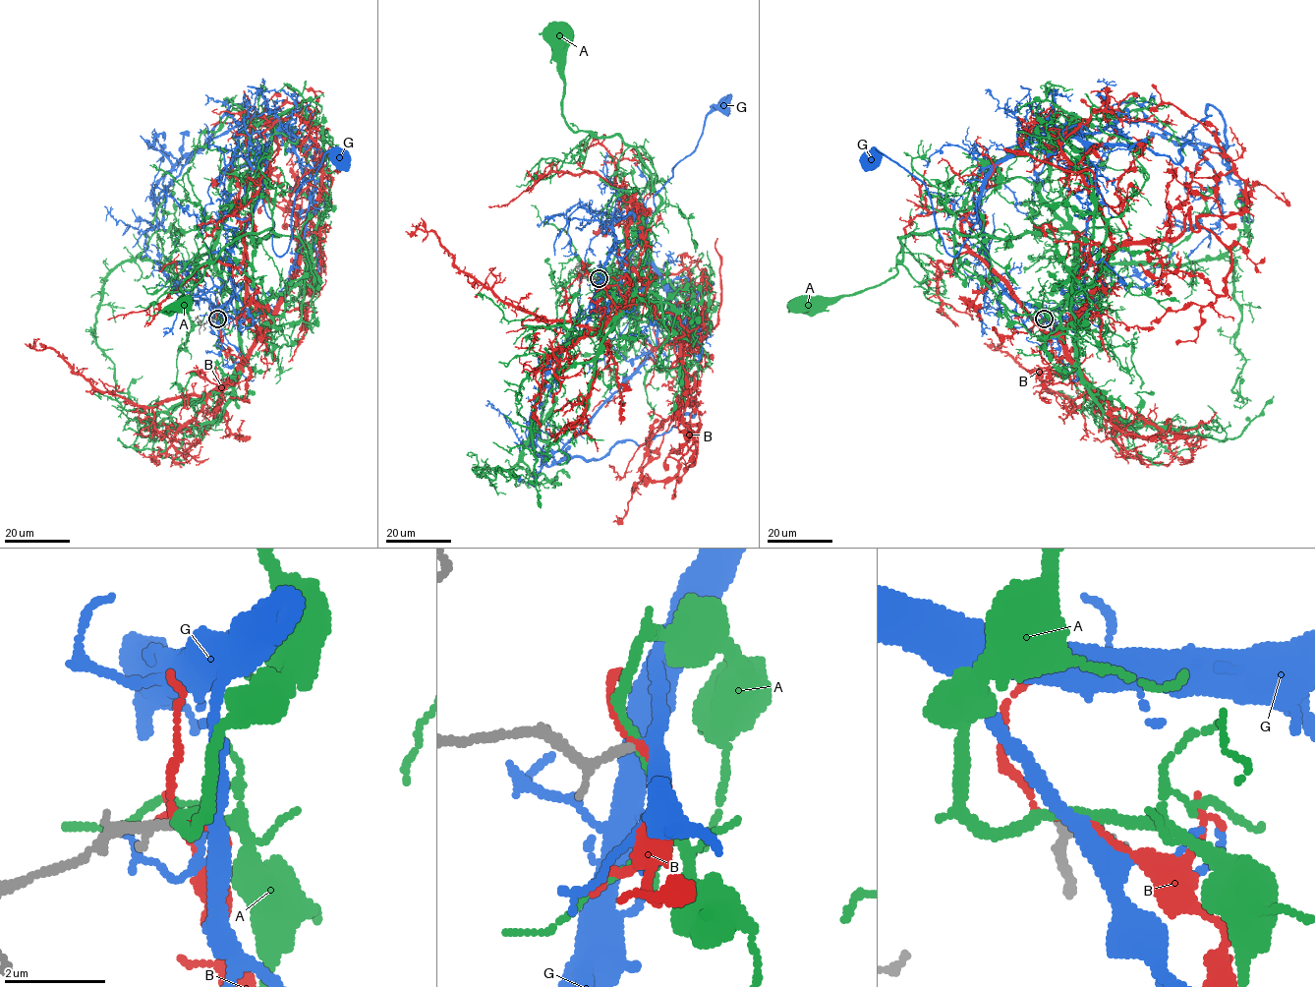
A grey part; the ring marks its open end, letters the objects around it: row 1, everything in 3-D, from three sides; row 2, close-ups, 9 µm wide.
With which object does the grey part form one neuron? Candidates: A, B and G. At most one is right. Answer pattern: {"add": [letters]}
{"add": ["G"]}

